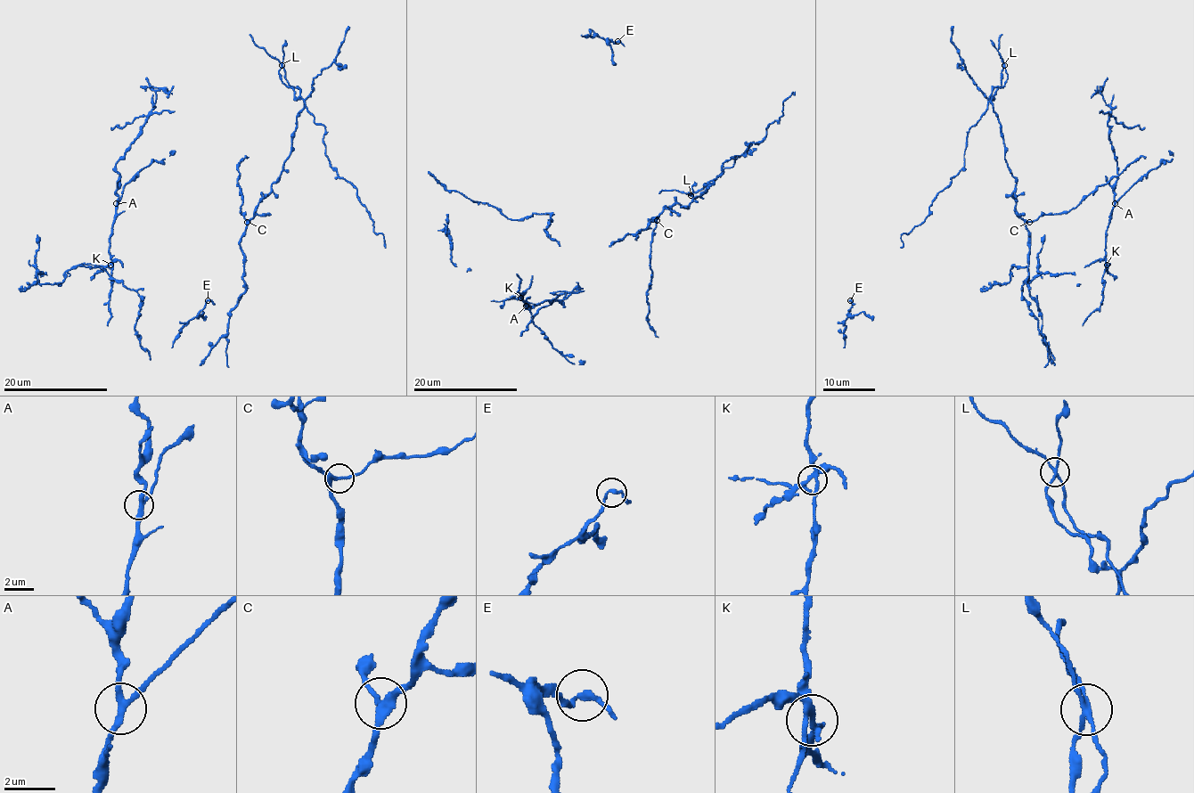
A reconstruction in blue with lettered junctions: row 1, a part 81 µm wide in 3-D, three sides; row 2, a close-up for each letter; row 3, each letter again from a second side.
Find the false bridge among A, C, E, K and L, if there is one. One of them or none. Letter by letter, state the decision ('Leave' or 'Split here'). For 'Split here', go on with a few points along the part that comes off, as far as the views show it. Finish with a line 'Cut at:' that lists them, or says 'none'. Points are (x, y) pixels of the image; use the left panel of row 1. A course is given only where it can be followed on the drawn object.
A: Leave
C: Leave
E: Leave
K: Leave
L: Split here. Course of the part to remove: (282, 65), (306, 110), (324, 126), (326, 157), (357, 191), (374, 231), (384, 236), (386, 248)
Cut at: L

